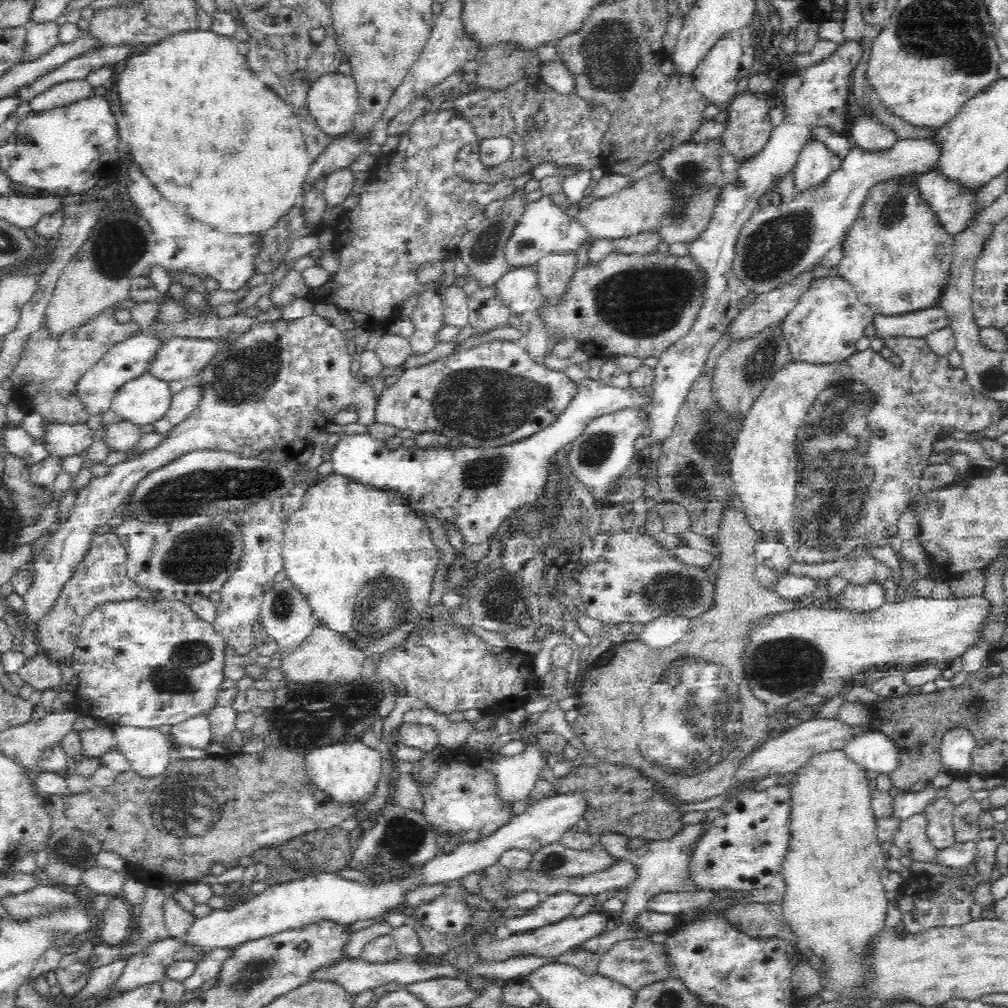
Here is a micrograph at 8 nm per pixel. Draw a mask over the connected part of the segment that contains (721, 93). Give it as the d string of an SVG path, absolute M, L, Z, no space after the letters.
M750 25L725 33L693 70L694 87L704 95L708 103L718 107L724 106L729 98L738 94L737 83L752 72L755 50L751 34Z

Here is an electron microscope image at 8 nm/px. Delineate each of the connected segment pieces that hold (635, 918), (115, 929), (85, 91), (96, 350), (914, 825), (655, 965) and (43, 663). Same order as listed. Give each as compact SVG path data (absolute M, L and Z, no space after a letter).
M708 818L698 824L690 824L686 826L682 832L678 832L674 838L670 840L658 840L640 846L638 850L632 850L626 856L626 861L632 864L636 870L636 878L634 882L626 884L624 888L618 891L619 897L624 902L622 912L616 915L615 925L619 926L628 924L632 928L632 932L638 932L639 917L647 909L648 902L659 893L668 895L698 895L701 888L695 884L695 880L691 876L689 868L688 850L691 850L691 844L696 842L704 828L704 824L708 822Z
M116 896L108 900L108 905L100 914L101 927L97 934L104 944L120 946L129 937L134 924L132 913L126 908L122 897Z
M72 80L52 86L28 100L32 113L52 110L59 106L74 104L77 100L94 95L94 85L84 80Z
M116 304L96 313L93 320L78 327L66 329L64 332L54 334L48 327L46 320L42 320L36 332L30 333L23 342L16 366L10 372L9 380L12 382L13 395L19 398L18 405L23 407L23 415L38 413L44 421L52 425L84 424L89 419L86 404L80 400L77 387L84 372L87 372L101 356L117 342L133 335L140 325L129 321L120 324L114 318L118 307L127 304Z
M923 813L915 814L901 820L897 829L891 834L891 842L900 848L903 856L912 861L937 863L938 850L930 845L925 835L925 818Z
M642 940L616 942L600 956L597 972L634 992L647 984L670 978L660 951L659 945L652 948Z
M41 653L26 659L24 666L17 670L17 673L36 691L44 692L53 689L62 682L61 668L52 665L49 659Z

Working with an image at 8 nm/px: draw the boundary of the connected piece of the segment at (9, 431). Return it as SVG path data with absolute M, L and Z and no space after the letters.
M7 424L2 427L5 435L3 443L9 454L22 458L22 462L31 467L52 458L51 453L44 445L34 443L30 435L26 435L26 432L22 431L20 424L13 427L11 428Z

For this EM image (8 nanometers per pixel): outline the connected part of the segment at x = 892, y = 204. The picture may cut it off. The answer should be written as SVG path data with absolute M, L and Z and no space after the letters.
M910 176L872 186L859 215L842 238L838 275L855 288L858 300L864 306L882 316L898 316L938 307L942 292L948 286L953 261L953 237L937 222L936 213L917 195L915 188L905 184L906 178Z

